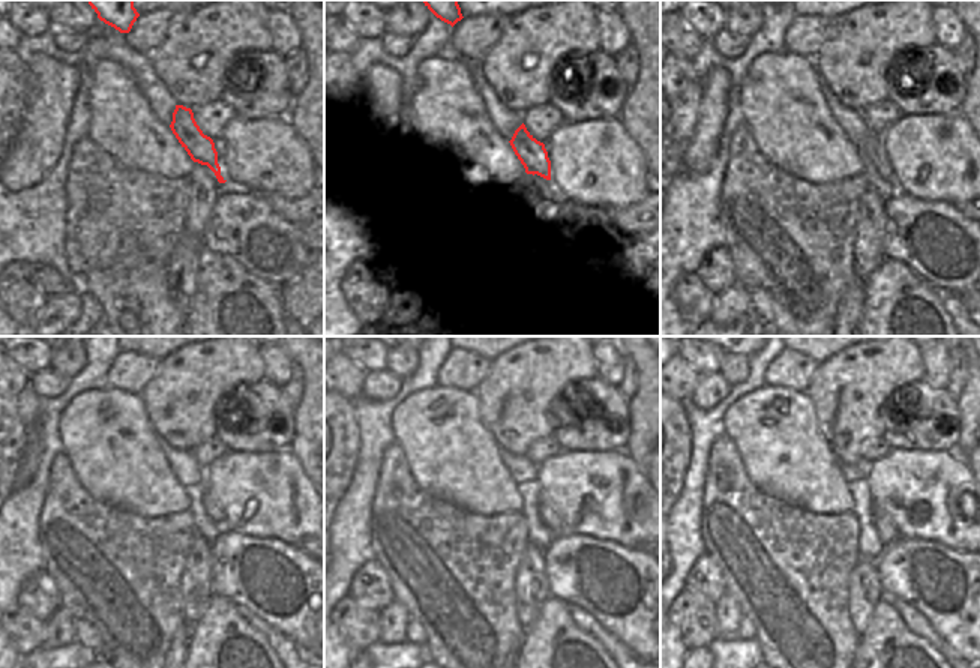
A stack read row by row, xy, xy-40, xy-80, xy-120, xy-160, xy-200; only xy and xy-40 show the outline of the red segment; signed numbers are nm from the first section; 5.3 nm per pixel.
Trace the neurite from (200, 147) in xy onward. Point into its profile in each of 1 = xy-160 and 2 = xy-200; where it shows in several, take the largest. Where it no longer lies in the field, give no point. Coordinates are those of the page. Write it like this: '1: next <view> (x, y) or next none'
1: next xy-160 (547, 514)
2: next xy-200 (887, 533)

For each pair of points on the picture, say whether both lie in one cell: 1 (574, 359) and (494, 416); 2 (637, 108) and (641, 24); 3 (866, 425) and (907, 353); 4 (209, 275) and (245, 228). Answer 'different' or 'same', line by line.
1: same
2: same
3: same
4: different

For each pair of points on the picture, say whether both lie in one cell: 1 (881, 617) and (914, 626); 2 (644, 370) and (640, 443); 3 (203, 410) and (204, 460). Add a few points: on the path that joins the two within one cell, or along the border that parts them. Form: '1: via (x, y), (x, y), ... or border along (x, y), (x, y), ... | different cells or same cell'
1: border along (889, 598), (902, 622), (913, 632), (934, 644) | different cells
2: via (644, 388), (644, 425) | same cell
3: border along (215, 436), (198, 443), (191, 451) | different cells

